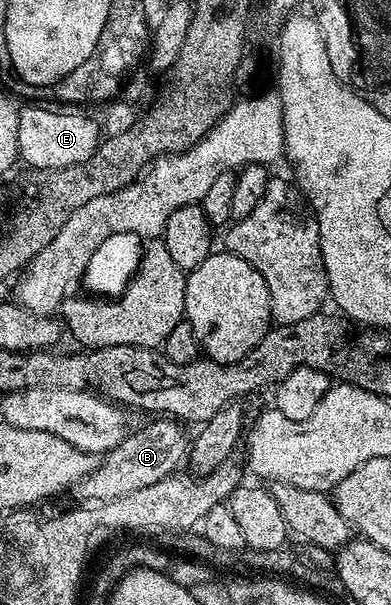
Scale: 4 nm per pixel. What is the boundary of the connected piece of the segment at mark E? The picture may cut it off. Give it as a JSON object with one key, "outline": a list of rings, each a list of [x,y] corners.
{"outline":[[[37,104],[41,106],[24,106],[18,109],[19,116],[19,144],[17,152],[22,163],[33,166],[34,171],[38,170],[62,170],[63,168],[71,168],[71,164],[83,164],[83,160],[87,160],[92,156],[99,143],[102,141],[103,134],[99,129],[98,123],[92,122],[85,114],[72,114],[72,109],[57,108],[61,110],[48,110],[45,104]]]}

